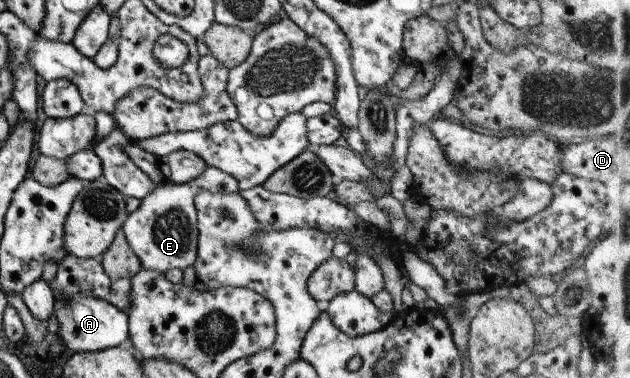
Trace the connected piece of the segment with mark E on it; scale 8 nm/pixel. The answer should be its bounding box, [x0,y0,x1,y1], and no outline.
[122,167,238,273]

